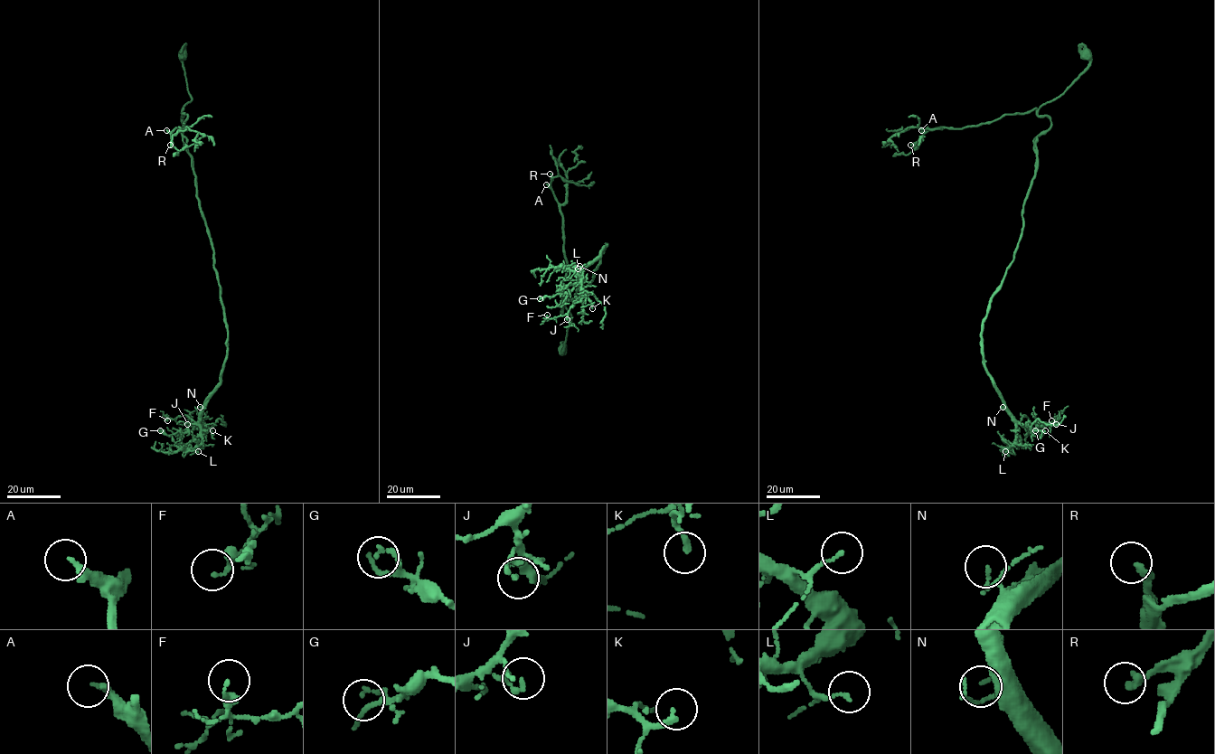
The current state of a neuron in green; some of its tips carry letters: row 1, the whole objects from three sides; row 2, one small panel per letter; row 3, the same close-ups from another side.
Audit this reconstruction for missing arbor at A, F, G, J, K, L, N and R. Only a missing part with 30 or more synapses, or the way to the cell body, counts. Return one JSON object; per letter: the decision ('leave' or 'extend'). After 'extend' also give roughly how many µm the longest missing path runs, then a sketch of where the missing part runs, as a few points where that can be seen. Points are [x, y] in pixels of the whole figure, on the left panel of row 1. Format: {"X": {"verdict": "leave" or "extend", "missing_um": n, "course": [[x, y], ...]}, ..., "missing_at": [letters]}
{"A": {"verdict": "leave"}, "F": {"verdict": "leave"}, "G": {"verdict": "leave"}, "J": {"verdict": "leave"}, "K": {"verdict": "leave"}, "L": {"verdict": "leave"}, "N": {"verdict": "leave"}, "R": {"verdict": "extend", "missing_um": 15, "course": [[170, 145], [155, 149], [137, 144]]}, "missing_at": ["R"]}

